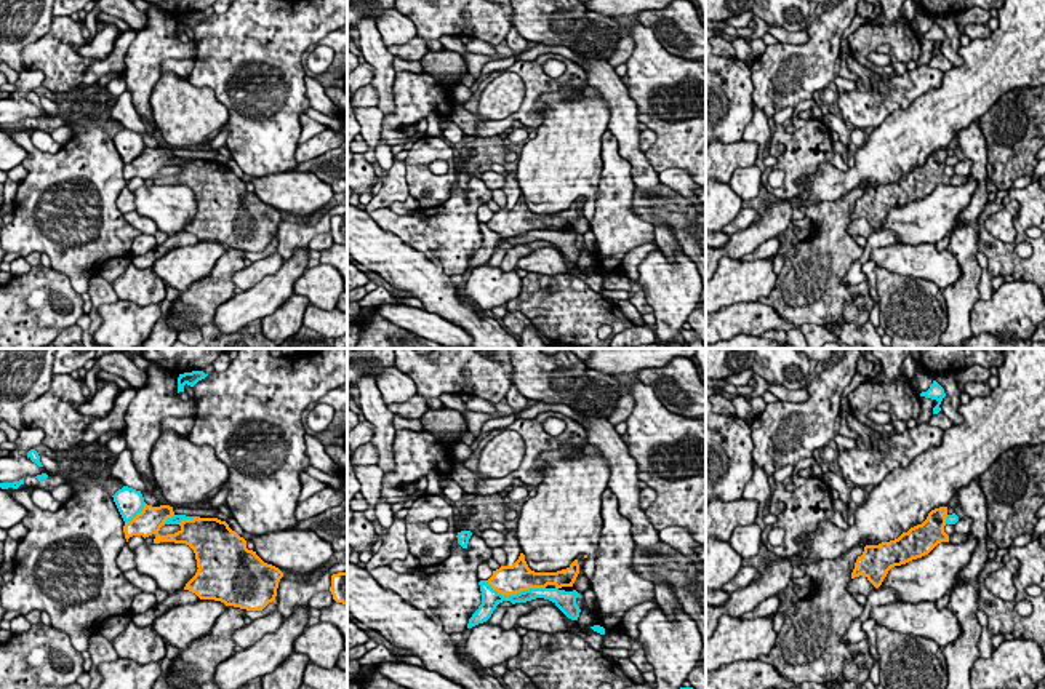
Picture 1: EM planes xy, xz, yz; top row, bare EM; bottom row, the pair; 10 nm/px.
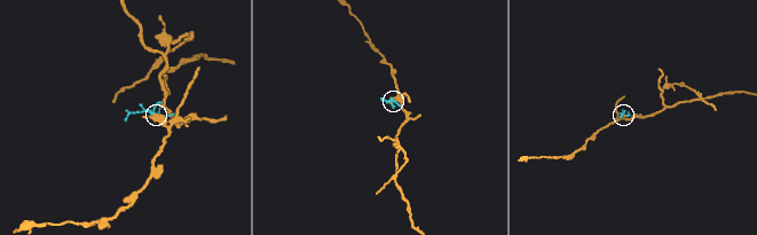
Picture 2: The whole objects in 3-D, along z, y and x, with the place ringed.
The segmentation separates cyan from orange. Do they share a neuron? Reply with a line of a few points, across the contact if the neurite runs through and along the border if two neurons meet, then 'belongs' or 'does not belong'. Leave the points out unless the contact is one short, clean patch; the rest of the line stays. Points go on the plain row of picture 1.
belongs

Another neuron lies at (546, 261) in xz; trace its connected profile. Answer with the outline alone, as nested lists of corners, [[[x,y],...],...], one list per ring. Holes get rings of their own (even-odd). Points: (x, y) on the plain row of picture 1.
[[[557,248],[533,249],[528,256],[518,259],[517,269],[547,277],[560,273],[573,275],[587,283],[594,291],[603,291],[603,277],[594,273],[591,269],[570,269]]]

